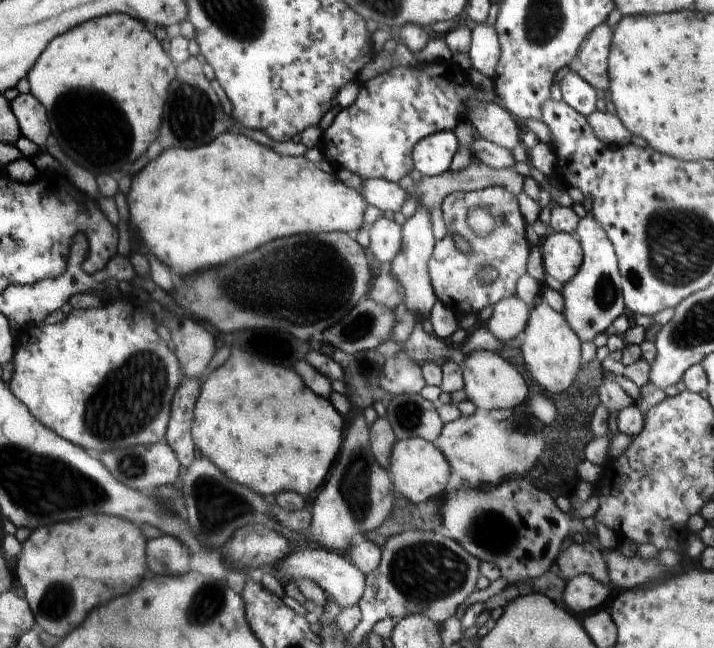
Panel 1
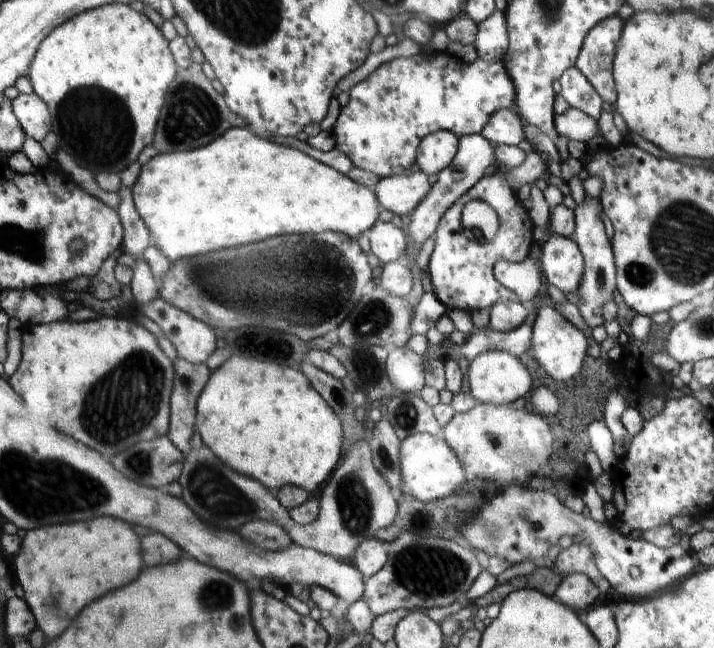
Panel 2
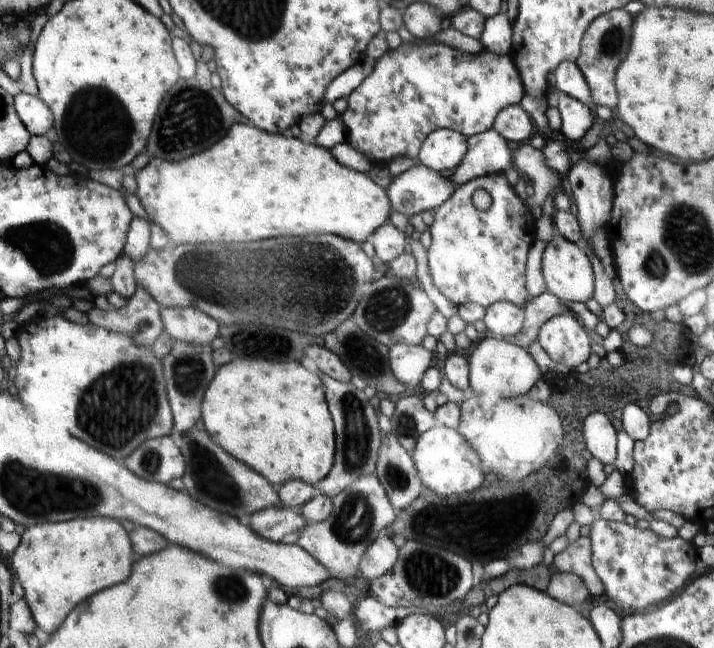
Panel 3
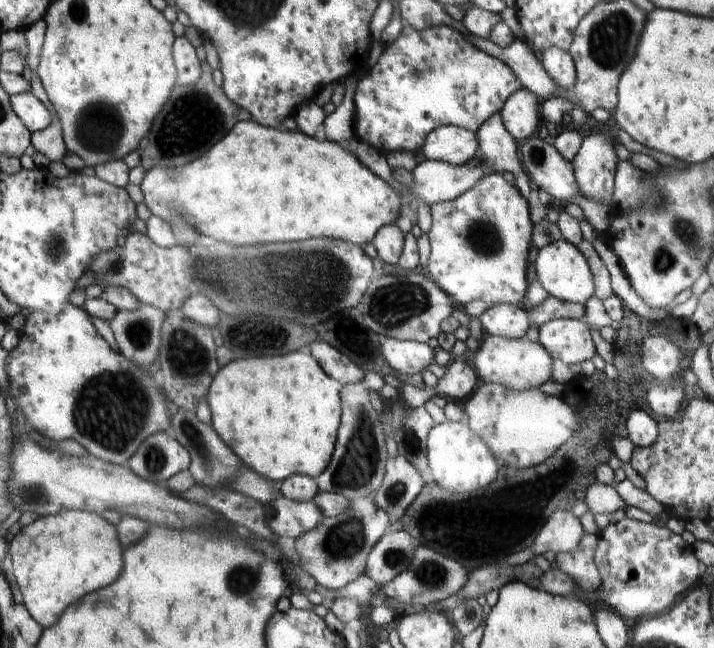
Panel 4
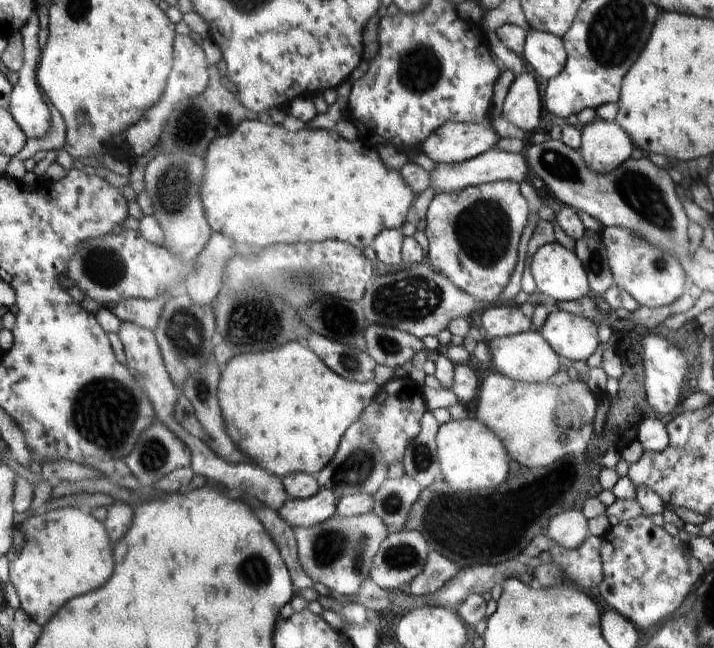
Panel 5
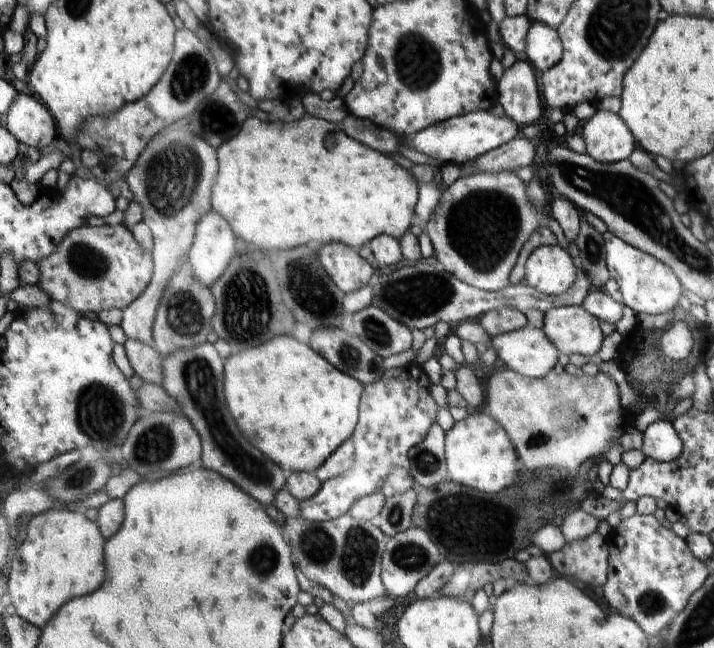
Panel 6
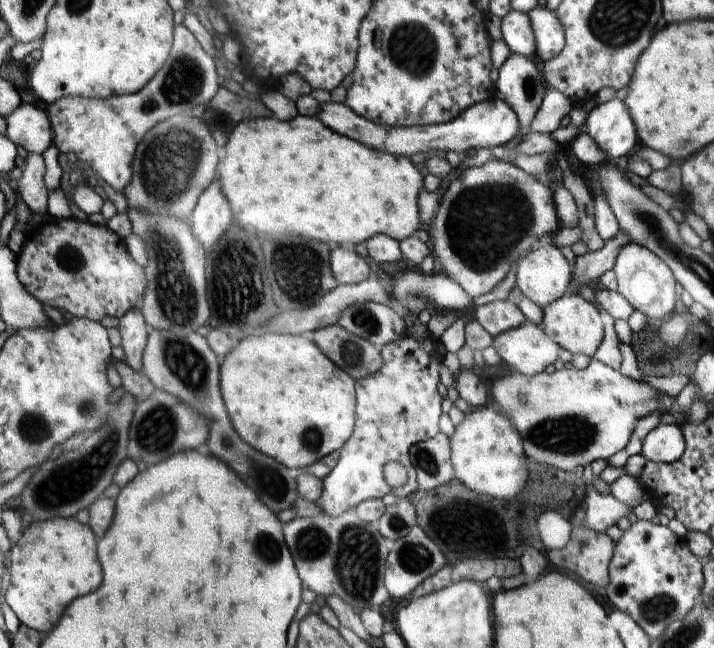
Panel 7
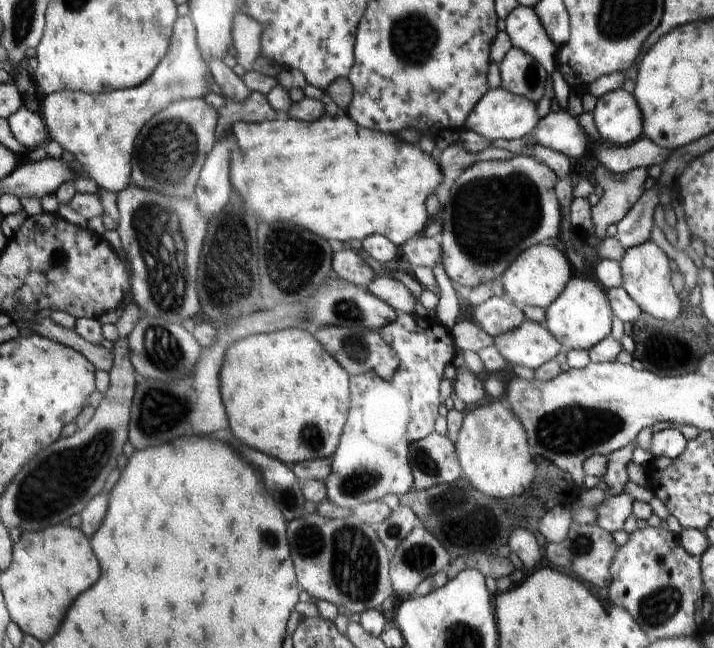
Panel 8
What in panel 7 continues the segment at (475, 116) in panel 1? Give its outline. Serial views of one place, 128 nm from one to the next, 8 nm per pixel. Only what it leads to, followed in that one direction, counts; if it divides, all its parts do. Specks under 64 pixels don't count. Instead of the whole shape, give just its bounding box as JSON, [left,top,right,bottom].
[496,53,546,128]

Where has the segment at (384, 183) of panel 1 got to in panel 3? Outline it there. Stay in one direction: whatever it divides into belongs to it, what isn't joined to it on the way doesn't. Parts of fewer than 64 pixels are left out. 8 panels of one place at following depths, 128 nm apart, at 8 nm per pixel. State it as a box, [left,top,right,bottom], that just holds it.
[385,164,457,218]

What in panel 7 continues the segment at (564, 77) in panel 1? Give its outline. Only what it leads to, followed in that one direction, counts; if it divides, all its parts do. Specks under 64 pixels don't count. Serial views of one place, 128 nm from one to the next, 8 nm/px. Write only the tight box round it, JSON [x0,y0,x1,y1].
[527,6,566,64]

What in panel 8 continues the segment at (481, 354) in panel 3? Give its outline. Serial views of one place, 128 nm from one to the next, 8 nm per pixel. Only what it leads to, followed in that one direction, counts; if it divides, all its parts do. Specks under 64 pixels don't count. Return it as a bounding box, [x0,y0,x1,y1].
[493,322,564,369]

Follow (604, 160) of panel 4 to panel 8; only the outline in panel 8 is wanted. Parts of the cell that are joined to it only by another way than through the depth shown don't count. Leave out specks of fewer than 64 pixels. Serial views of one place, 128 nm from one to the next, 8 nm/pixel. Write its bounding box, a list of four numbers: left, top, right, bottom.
[593,89,643,148]

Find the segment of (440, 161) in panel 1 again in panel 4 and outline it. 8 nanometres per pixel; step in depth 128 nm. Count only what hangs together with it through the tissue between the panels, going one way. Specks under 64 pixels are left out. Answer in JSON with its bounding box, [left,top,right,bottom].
[420,125,480,166]

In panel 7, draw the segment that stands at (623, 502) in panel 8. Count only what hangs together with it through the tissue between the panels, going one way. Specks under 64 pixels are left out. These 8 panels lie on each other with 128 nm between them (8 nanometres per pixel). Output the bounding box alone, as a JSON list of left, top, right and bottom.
[580,467,632,532]

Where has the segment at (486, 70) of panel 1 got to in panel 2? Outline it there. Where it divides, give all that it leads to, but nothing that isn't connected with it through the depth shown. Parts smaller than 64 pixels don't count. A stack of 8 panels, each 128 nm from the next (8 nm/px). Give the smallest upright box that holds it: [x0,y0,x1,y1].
[473,10,509,62]

